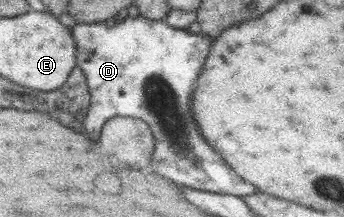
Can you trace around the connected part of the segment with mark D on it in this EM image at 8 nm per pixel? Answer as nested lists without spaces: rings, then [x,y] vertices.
[[[137,16],[116,21],[114,18],[111,18],[101,23],[76,23],[71,27],[71,36],[75,39],[74,46],[77,47],[77,50],[75,50],[75,66],[83,72],[83,76],[85,76],[86,79],[86,86],[90,93],[90,104],[85,112],[87,113],[87,115],[85,115],[85,121],[91,121],[91,131],[93,131],[93,133],[87,133],[89,137],[93,137],[93,135],[97,137],[101,125],[103,125],[107,119],[111,119],[111,117],[125,116],[141,119],[141,121],[144,121],[148,125],[154,141],[153,153],[151,154],[153,173],[157,173],[157,175],[161,175],[161,177],[165,177],[165,179],[169,179],[169,181],[173,181],[173,183],[177,183],[177,185],[185,185],[185,187],[206,192],[234,195],[237,197],[255,193],[255,189],[253,189],[249,183],[243,183],[243,181],[233,173],[233,170],[228,165],[225,165],[222,159],[219,159],[219,154],[214,149],[211,149],[211,147],[207,145],[207,142],[201,138],[201,134],[197,131],[197,126],[193,123],[193,119],[191,119],[190,109],[187,107],[187,105],[189,105],[189,99],[191,99],[189,93],[191,93],[191,87],[193,87],[194,84],[193,81],[195,81],[196,76],[199,75],[199,71],[201,71],[201,67],[203,67],[204,59],[207,57],[210,48],[211,40],[206,35],[175,29],[174,27],[167,26],[167,23],[164,23],[163,20],[151,20]]]

